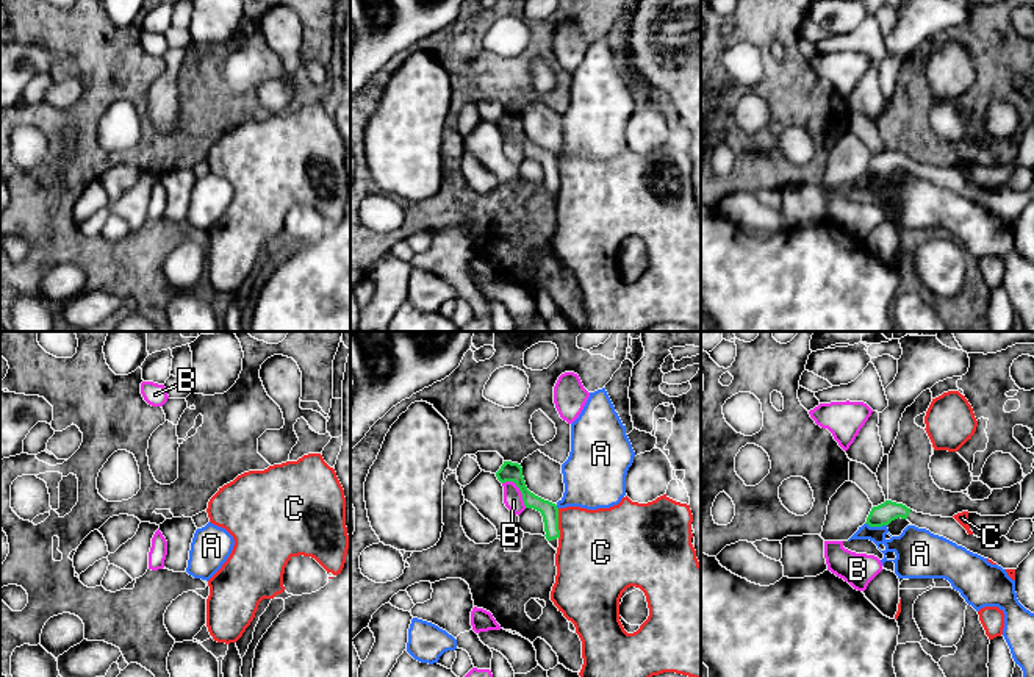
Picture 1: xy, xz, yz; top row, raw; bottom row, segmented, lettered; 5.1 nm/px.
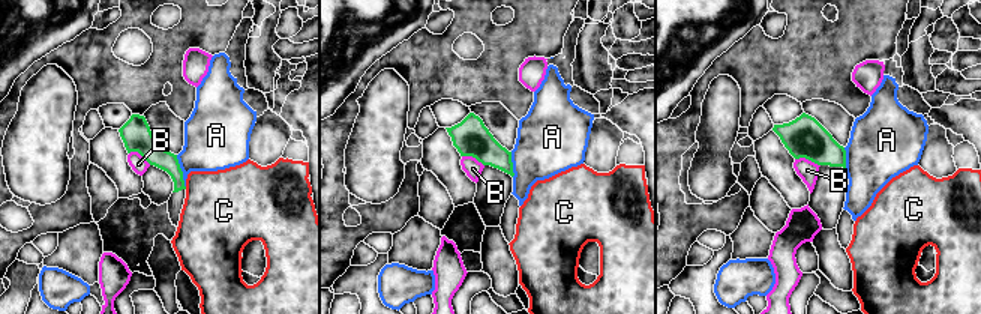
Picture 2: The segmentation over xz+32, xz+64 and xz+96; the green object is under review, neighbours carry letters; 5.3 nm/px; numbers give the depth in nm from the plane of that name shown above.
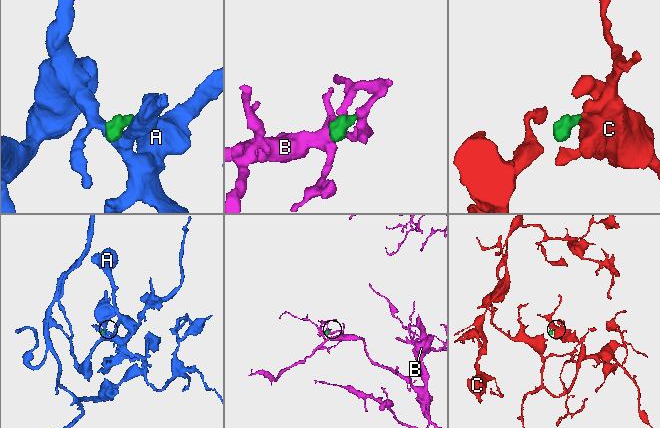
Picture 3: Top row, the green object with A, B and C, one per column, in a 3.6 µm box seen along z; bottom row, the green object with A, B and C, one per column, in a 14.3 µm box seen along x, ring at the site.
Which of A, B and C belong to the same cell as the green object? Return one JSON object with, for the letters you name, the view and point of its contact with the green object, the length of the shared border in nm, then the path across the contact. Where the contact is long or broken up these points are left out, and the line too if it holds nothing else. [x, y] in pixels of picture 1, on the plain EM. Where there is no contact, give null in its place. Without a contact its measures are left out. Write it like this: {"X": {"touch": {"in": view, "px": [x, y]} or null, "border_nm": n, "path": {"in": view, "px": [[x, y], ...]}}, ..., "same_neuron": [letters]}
{"same_neuron": []}

